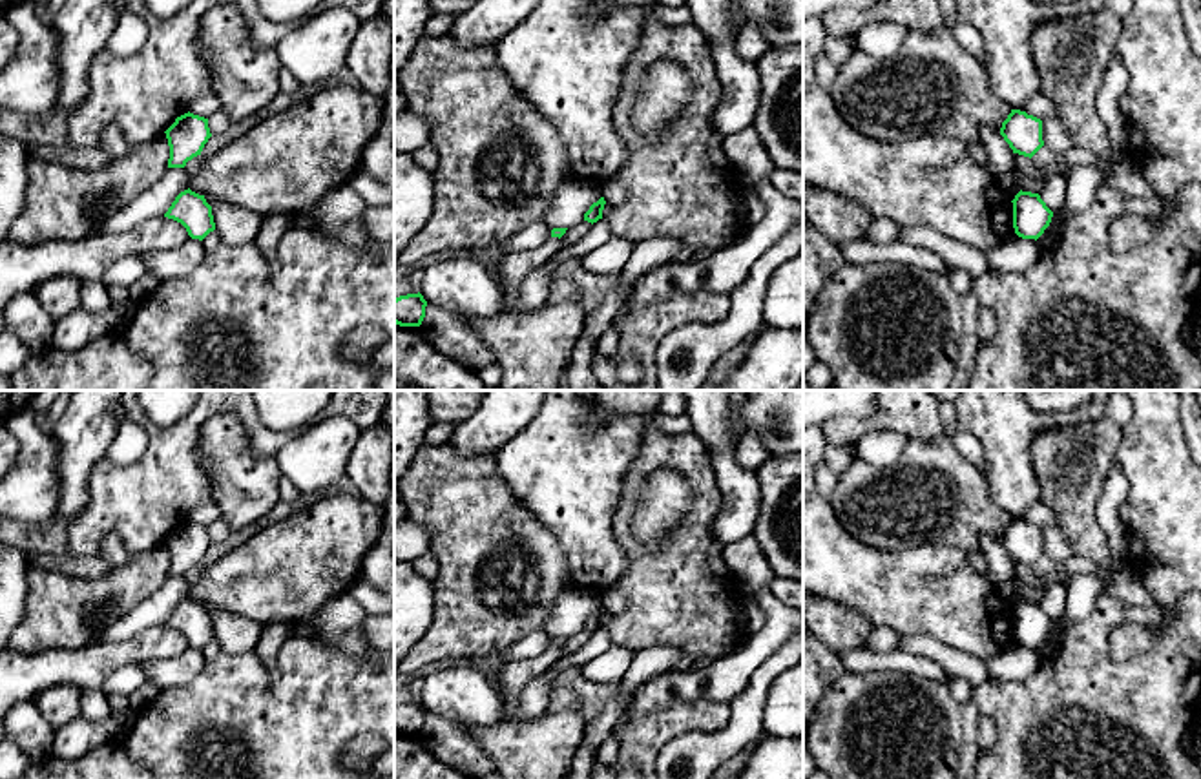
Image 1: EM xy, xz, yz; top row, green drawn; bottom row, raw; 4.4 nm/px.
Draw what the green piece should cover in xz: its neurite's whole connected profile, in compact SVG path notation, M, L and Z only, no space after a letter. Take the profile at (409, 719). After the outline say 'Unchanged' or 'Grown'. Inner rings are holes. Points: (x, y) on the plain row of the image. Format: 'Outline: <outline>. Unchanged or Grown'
Outline: M407 702L394 708L394 732L400 735L420 735L425 726L427 710L423 704Z. Unchanged

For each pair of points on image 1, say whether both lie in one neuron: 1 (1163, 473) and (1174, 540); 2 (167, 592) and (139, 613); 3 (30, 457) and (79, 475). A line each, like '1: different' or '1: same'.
1: same
2: same
3: different

